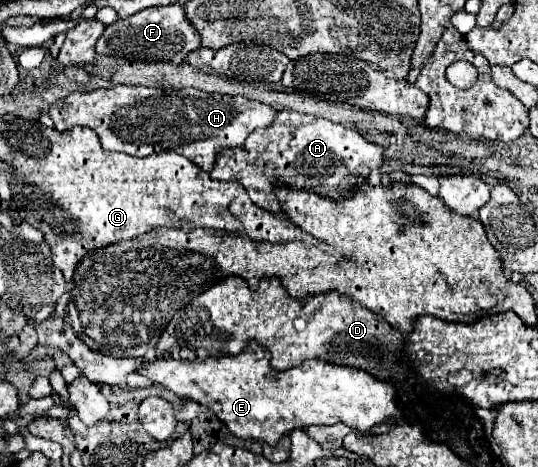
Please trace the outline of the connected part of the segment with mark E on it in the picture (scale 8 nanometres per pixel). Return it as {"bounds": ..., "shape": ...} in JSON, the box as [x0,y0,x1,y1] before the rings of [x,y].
{"bounds":[136,342,400,446],"shape":[[[248,342],[238,356],[208,356],[206,360],[196,358],[194,362],[164,354],[152,362],[144,362],[136,372],[178,396],[208,406],[234,436],[254,438],[270,446],[276,446],[286,432],[312,424],[330,426],[342,422],[360,432],[368,432],[388,418],[400,416],[394,398],[396,392],[388,382],[358,368],[334,366],[318,358],[276,372],[270,368],[270,352],[258,342]]]}

